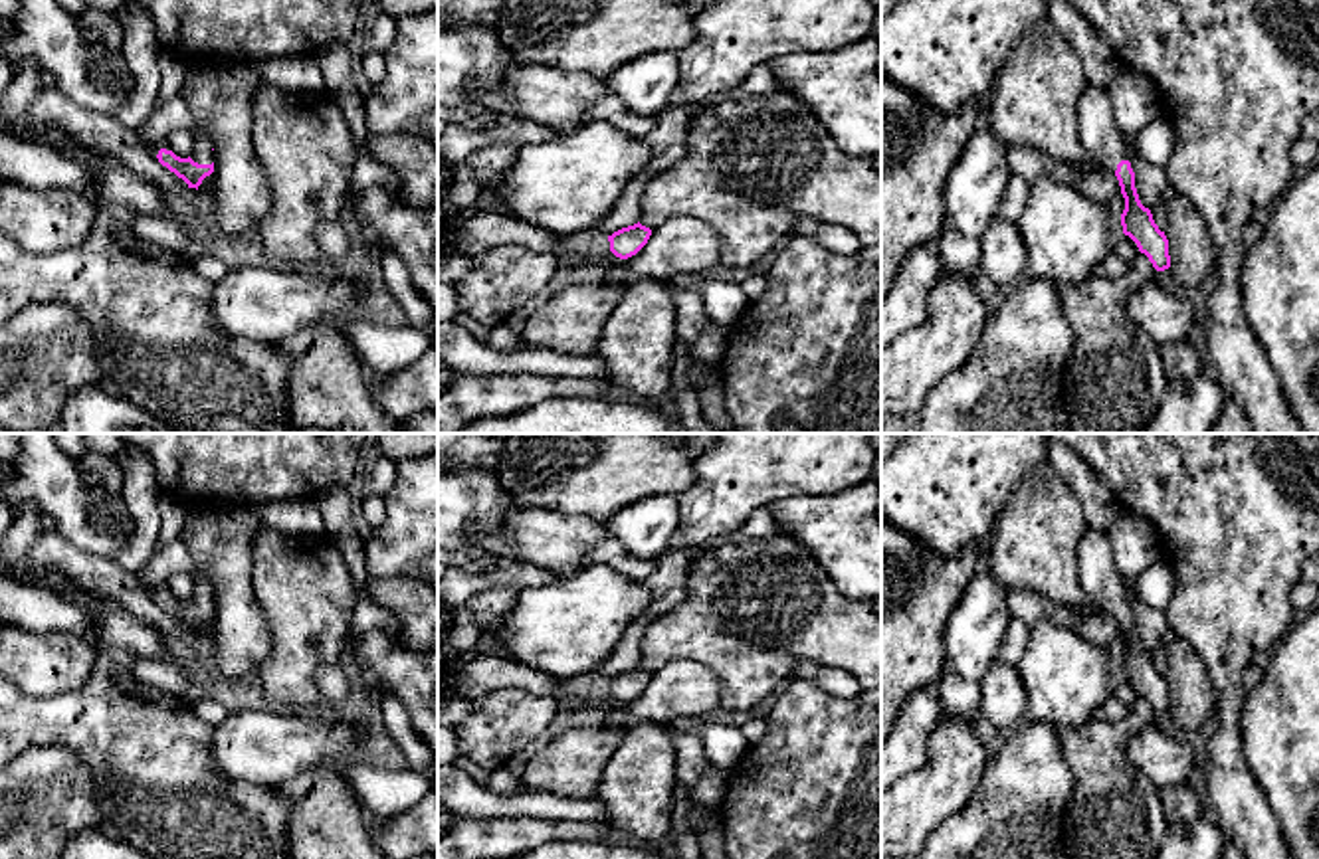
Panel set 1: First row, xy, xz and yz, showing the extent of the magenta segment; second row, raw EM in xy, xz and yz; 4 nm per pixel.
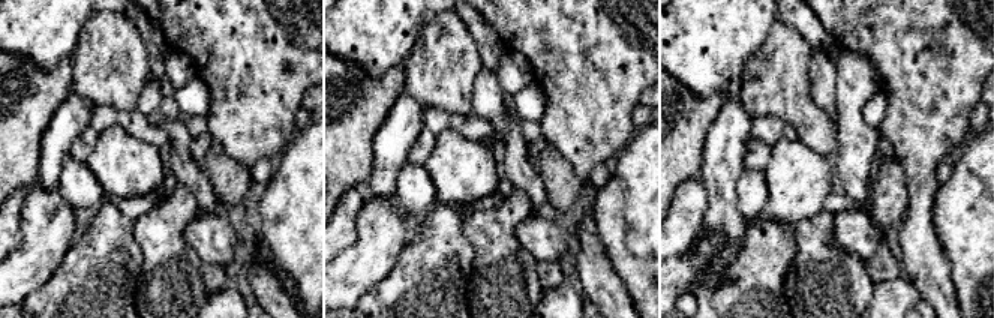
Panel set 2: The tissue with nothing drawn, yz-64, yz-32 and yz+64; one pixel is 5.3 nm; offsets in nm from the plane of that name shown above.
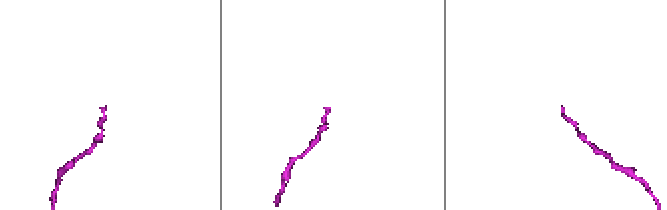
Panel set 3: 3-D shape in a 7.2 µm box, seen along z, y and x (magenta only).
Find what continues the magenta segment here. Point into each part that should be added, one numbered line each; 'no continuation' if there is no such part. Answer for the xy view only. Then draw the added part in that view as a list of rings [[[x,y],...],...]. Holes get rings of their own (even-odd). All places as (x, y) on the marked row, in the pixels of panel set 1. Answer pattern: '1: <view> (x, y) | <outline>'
1: xy (202, 153) | [[[192,123],[190,131],[194,139],[194,148],[190,158],[198,164],[212,164],[214,150],[212,150],[210,135],[204,129],[200,129],[196,123]]]

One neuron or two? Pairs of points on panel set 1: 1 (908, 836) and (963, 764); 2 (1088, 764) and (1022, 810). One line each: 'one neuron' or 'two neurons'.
1: one neuron
2: two neurons

